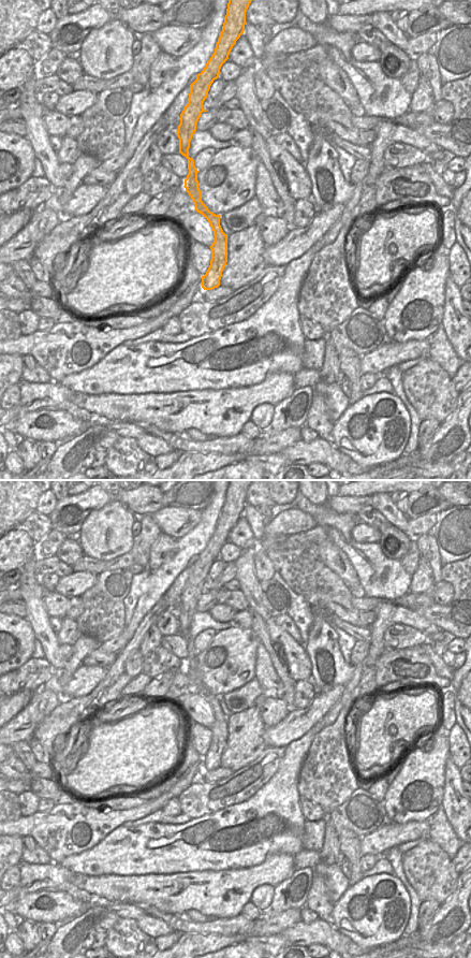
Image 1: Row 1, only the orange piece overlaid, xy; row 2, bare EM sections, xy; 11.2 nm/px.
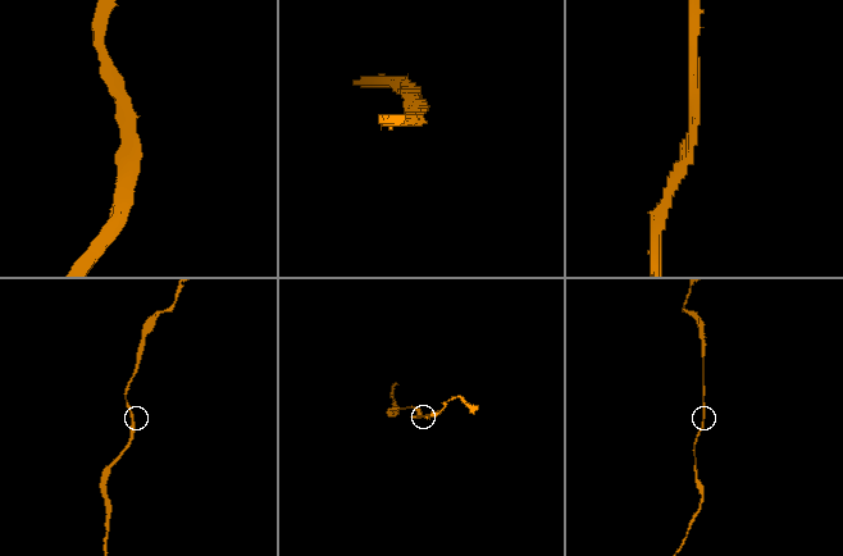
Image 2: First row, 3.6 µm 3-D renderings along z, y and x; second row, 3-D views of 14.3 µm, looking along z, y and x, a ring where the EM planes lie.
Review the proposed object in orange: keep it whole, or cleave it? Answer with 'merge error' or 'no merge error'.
no merge error

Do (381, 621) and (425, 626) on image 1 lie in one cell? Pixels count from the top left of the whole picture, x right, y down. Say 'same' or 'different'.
same

